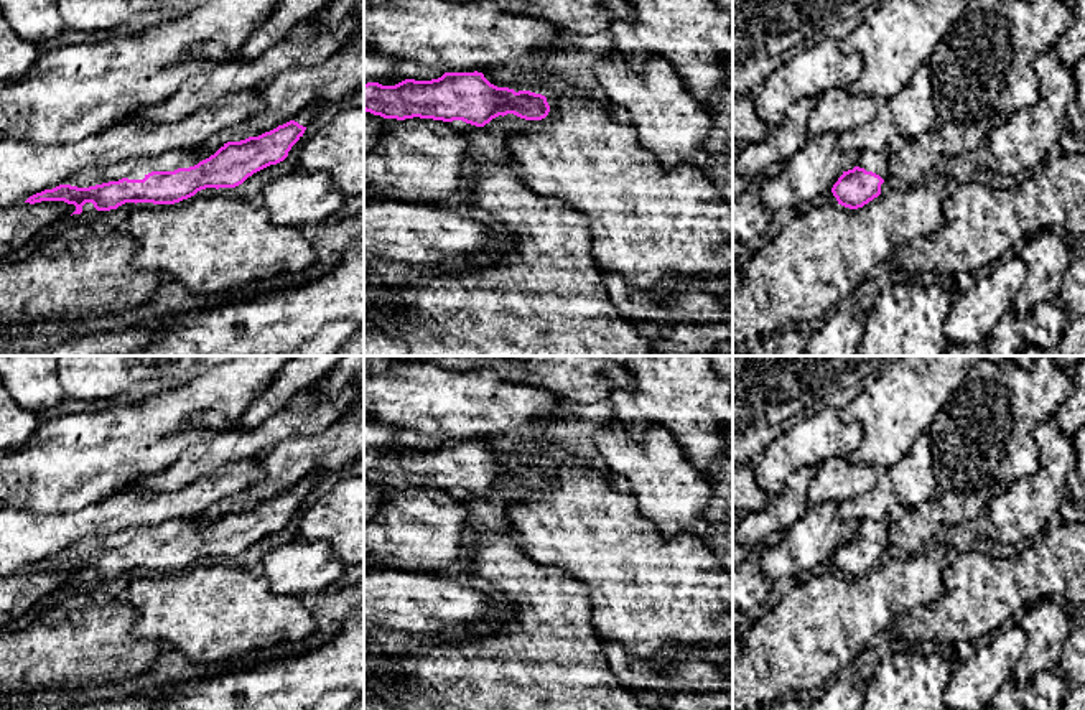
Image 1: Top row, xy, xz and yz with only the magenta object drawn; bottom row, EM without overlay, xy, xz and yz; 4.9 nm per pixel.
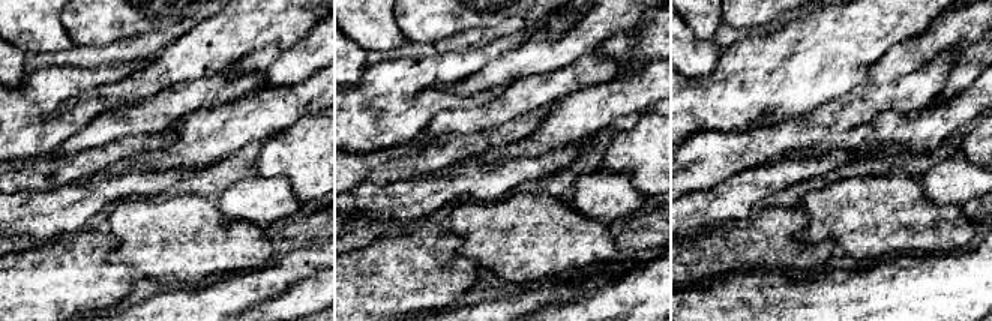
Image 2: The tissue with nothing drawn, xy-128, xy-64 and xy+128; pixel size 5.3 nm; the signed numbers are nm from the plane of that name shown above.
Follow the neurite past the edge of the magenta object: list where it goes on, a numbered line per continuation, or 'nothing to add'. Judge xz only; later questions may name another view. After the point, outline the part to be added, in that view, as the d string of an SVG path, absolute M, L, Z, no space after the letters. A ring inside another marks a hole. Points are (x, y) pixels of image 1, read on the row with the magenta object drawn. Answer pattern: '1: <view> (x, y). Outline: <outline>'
nothing to add

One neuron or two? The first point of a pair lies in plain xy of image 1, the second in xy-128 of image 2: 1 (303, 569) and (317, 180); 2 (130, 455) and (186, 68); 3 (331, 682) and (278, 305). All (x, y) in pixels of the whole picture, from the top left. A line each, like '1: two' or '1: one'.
1: two
2: two
3: one

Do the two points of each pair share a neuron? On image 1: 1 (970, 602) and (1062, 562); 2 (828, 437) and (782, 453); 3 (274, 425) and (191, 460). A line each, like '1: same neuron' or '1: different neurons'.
1: same neuron
2: same neuron
3: same neuron

